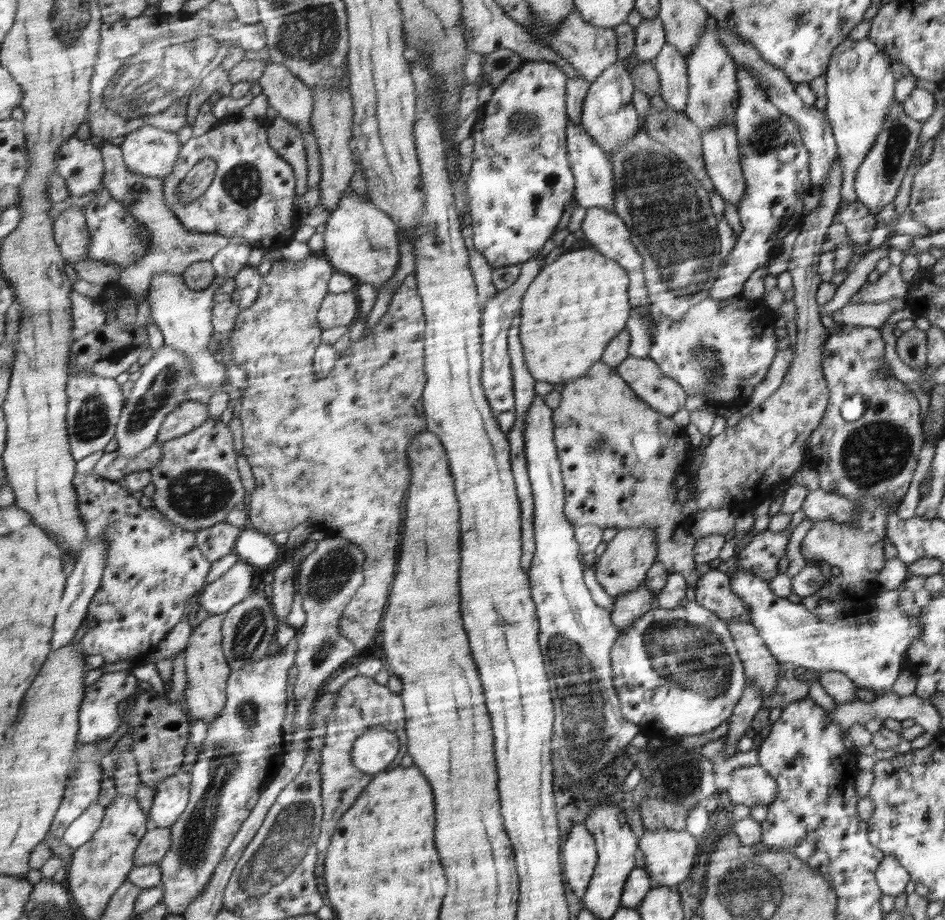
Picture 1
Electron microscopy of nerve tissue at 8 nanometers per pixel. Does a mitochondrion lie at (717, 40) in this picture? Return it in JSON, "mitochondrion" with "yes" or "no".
{"mitochondrion":"no"}

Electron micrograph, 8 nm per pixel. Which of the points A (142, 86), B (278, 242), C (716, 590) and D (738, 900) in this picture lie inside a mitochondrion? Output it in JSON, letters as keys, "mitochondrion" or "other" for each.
{"A":"mitochondrion","B":"other","C":"other","D":"mitochondrion"}

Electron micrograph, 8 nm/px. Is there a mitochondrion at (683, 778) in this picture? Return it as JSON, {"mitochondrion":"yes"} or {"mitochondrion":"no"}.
{"mitochondrion":"yes"}

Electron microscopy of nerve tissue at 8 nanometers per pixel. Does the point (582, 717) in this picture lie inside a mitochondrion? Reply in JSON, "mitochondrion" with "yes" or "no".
{"mitochondrion":"yes"}

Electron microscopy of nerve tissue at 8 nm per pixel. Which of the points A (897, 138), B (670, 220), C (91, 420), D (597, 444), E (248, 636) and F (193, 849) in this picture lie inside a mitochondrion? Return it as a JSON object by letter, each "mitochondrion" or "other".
{"A":"mitochondrion","B":"mitochondrion","C":"mitochondrion","D":"mitochondrion","E":"mitochondrion","F":"mitochondrion"}

